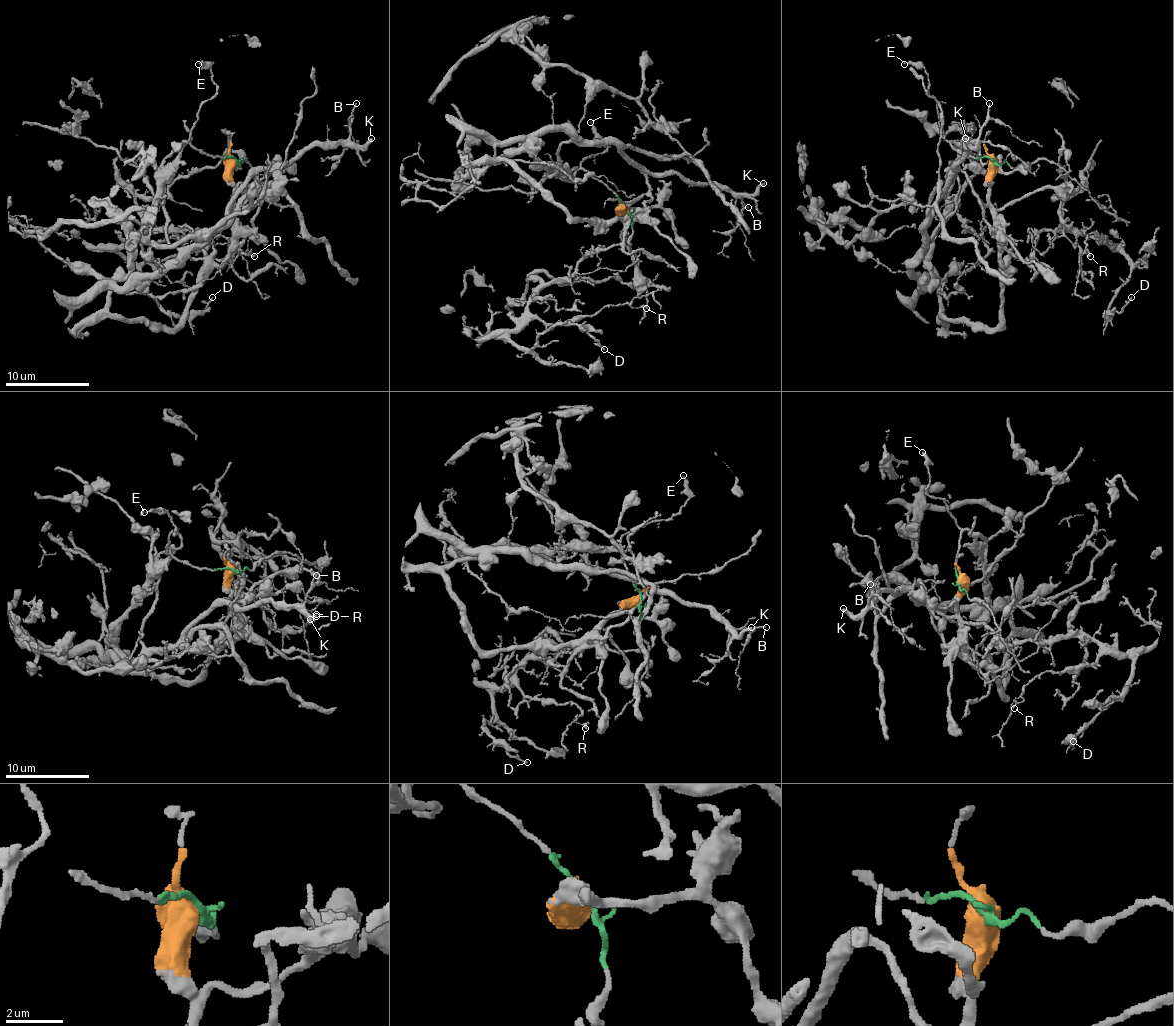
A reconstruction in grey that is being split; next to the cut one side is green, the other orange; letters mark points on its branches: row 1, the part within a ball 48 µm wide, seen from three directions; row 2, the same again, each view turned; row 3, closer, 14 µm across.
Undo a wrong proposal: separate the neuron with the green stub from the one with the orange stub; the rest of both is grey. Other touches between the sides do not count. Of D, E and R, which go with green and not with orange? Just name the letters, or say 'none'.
E

